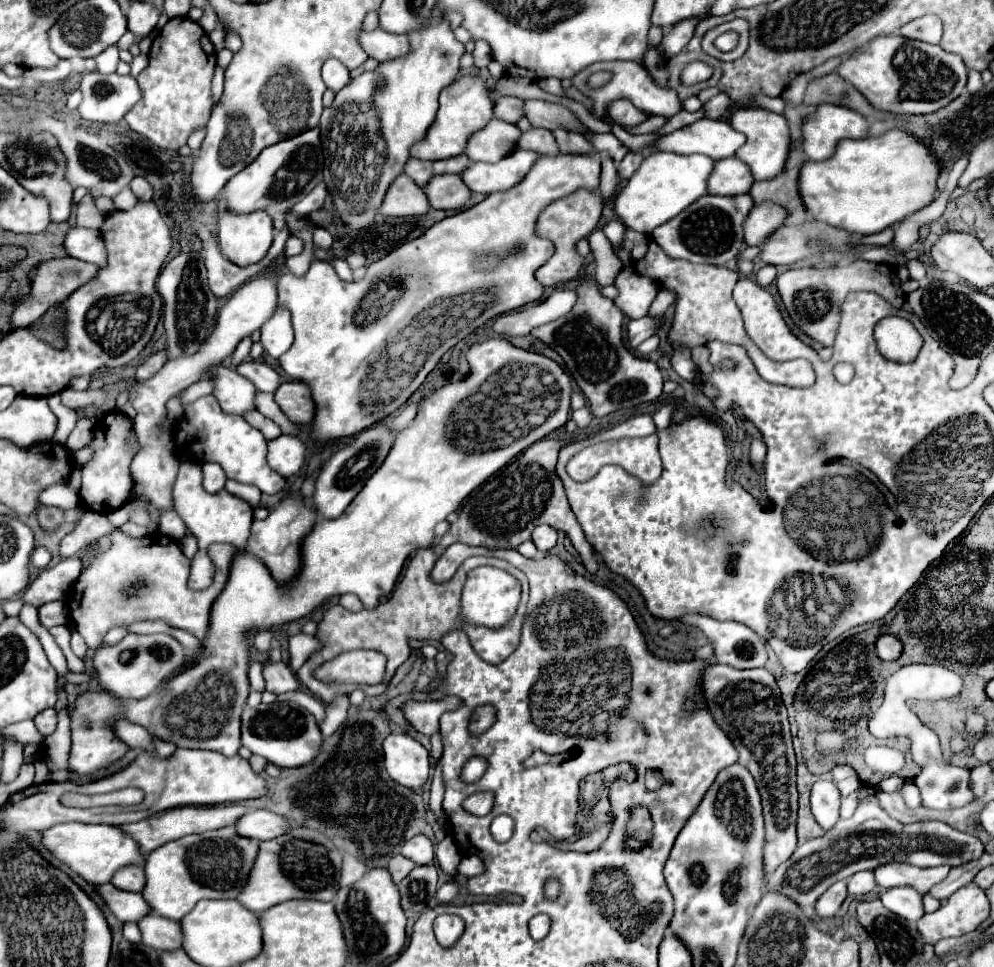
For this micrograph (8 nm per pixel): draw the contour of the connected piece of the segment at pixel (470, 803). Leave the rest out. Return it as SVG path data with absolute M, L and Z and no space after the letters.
M491 792L474 793L473 797L463 801L463 809L471 815L485 816L494 805L494 795Z

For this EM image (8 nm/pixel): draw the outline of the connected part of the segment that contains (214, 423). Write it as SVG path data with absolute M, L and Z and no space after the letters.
M213 395L201 397L199 401L185 407L185 419L177 427L175 445L183 457L215 461L223 467L229 479L255 485L261 489L261 493L275 495L285 485L285 477L281 477L267 465L265 459L267 439L255 427L251 427L243 417L233 417L223 413Z

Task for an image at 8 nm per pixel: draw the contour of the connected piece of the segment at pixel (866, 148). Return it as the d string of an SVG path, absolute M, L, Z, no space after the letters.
M893 129L881 137L867 139L845 139L839 143L835 155L827 161L807 161L801 169L799 189L803 203L809 215L817 221L825 221L833 227L845 229L849 233L865 233L865 231L883 231L907 215L923 209L935 199L939 179L939 161L935 161L935 153L919 141L919 137L911 137L911 133L901 133Z

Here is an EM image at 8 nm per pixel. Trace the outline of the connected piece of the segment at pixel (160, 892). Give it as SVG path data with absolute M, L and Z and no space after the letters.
M223 827L171 841L147 855L147 885L143 897L155 915L181 921L201 899L235 899L243 891L243 885L247 885L257 851L259 841L239 837L235 827Z

